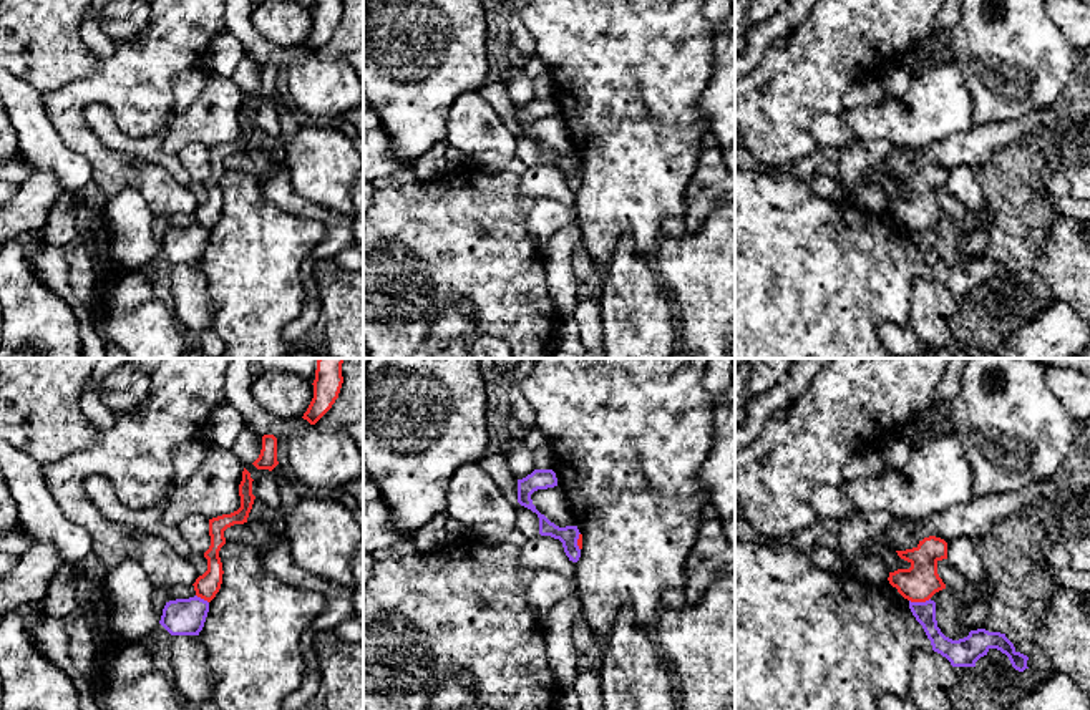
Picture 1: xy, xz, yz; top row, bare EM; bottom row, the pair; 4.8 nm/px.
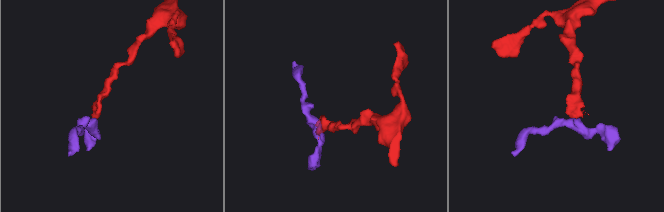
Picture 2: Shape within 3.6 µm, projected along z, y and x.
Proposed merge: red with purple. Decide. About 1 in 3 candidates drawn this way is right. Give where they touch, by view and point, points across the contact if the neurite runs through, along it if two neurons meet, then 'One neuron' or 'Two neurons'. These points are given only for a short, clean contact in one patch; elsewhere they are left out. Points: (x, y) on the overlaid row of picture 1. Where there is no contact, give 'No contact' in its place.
Touches red at yz (919, 601). Boundary: yz (929, 598), (909, 601). Two neurons

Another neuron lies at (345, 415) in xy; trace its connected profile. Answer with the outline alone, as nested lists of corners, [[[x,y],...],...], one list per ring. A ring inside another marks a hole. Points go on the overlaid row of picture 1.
[[[345,358],[342,377],[338,398],[315,428],[324,433],[345,431],[363,450],[363,358]]]

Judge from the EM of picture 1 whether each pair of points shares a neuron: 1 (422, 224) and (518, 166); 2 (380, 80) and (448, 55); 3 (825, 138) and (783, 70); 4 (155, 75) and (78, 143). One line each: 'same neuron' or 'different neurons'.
1: different neurons
2: same neuron
3: different neurons
4: same neuron

